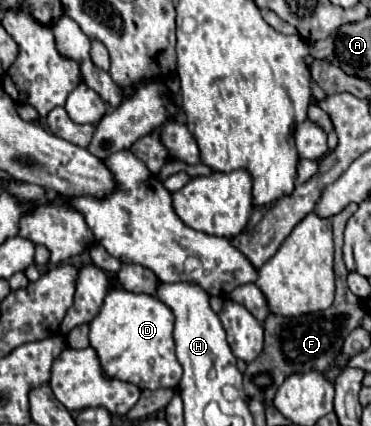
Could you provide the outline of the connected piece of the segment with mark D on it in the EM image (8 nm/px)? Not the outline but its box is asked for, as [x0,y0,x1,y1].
[89,289,181,389]

